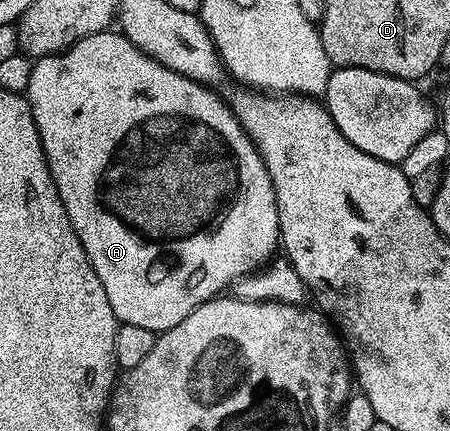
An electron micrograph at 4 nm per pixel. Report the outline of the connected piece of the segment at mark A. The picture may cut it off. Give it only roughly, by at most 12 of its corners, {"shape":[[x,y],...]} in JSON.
{"shape":[[119,31],[32,65],[54,186],[120,324],[273,259],[227,99]]}

